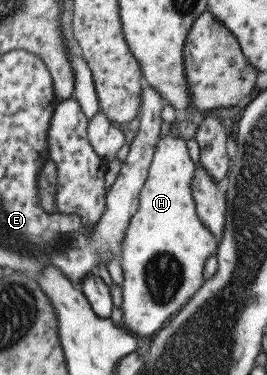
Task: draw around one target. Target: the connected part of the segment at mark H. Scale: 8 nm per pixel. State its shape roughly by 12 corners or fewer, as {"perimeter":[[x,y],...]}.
{"perimeter":[[165,131],[125,228],[125,328],[156,334],[219,240],[186,141]]}

